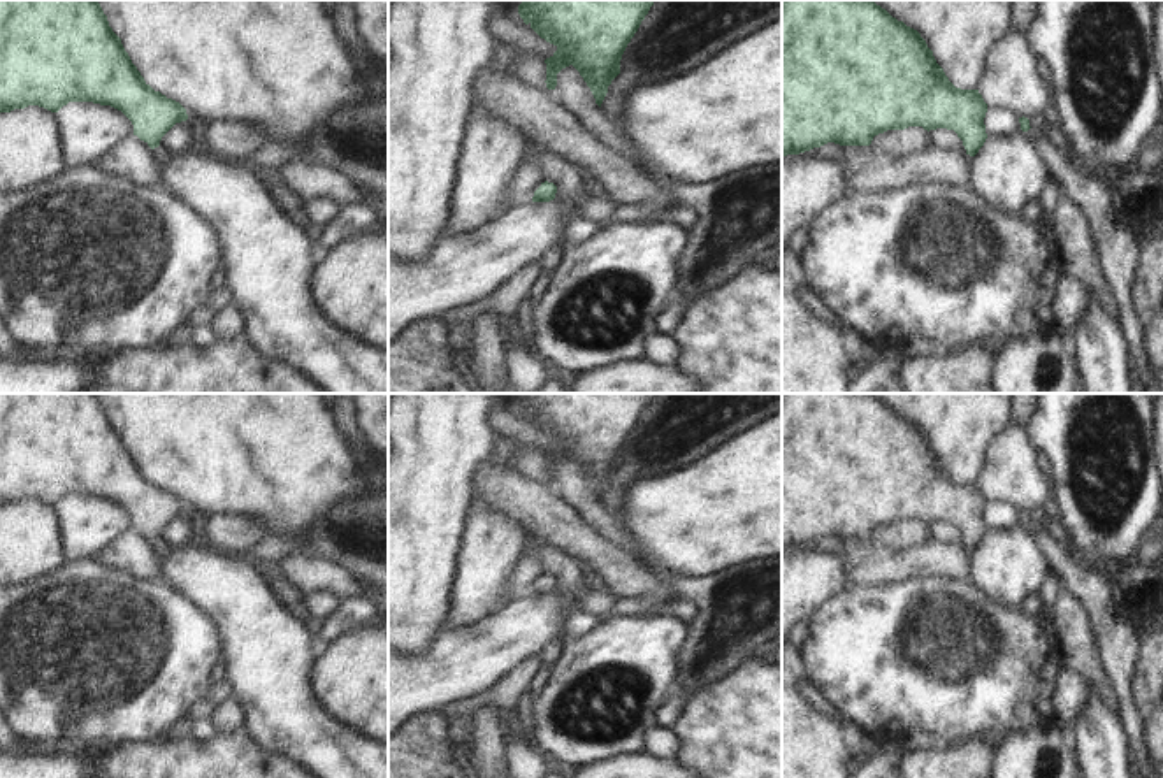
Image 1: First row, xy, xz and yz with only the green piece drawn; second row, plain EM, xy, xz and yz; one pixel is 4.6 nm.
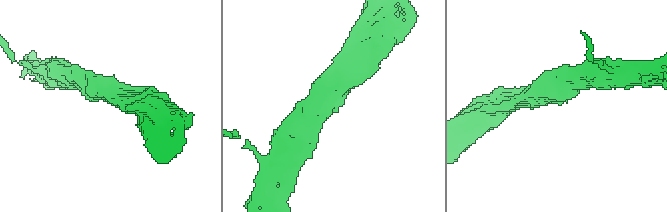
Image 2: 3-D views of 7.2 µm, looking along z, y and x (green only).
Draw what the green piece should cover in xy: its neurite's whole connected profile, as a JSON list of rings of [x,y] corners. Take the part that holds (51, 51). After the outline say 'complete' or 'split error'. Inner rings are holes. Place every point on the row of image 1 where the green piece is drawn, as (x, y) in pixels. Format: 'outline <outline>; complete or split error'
outline [[[0,0],[0,112],[28,105],[58,112],[69,102],[93,102],[121,111],[132,121],[134,135],[155,151],[163,167],[172,163],[176,155],[160,146],[162,137],[176,123],[188,119],[179,102],[155,91],[144,81],[97,0]]]; split error

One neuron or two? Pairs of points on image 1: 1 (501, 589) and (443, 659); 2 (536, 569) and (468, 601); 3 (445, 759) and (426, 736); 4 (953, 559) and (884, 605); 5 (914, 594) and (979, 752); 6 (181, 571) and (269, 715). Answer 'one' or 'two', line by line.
1: two
2: two
3: one
4: two
5: two
6: one

